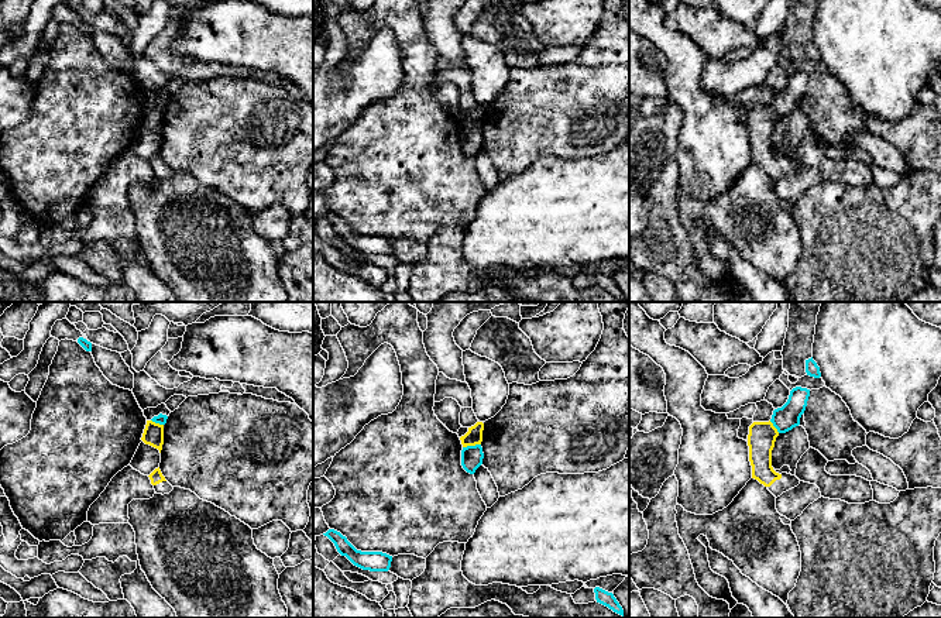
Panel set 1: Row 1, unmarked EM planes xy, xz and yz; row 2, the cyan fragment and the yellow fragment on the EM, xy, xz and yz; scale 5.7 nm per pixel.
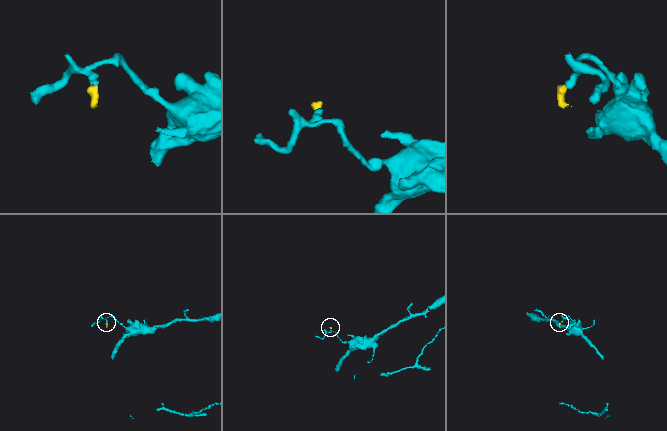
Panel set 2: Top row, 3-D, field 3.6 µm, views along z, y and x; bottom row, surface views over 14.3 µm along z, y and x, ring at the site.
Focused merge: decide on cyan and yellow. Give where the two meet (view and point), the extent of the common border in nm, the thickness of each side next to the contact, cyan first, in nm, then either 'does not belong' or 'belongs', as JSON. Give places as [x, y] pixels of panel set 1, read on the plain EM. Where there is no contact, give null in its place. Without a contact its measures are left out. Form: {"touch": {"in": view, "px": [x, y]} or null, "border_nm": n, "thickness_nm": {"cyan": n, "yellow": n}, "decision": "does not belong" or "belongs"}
{"touch": {"in": "xz", "px": [471, 130]}, "border_nm": 110, "thickness_nm": {"cyan": 130, "yellow": 100}, "decision": "does not belong"}

